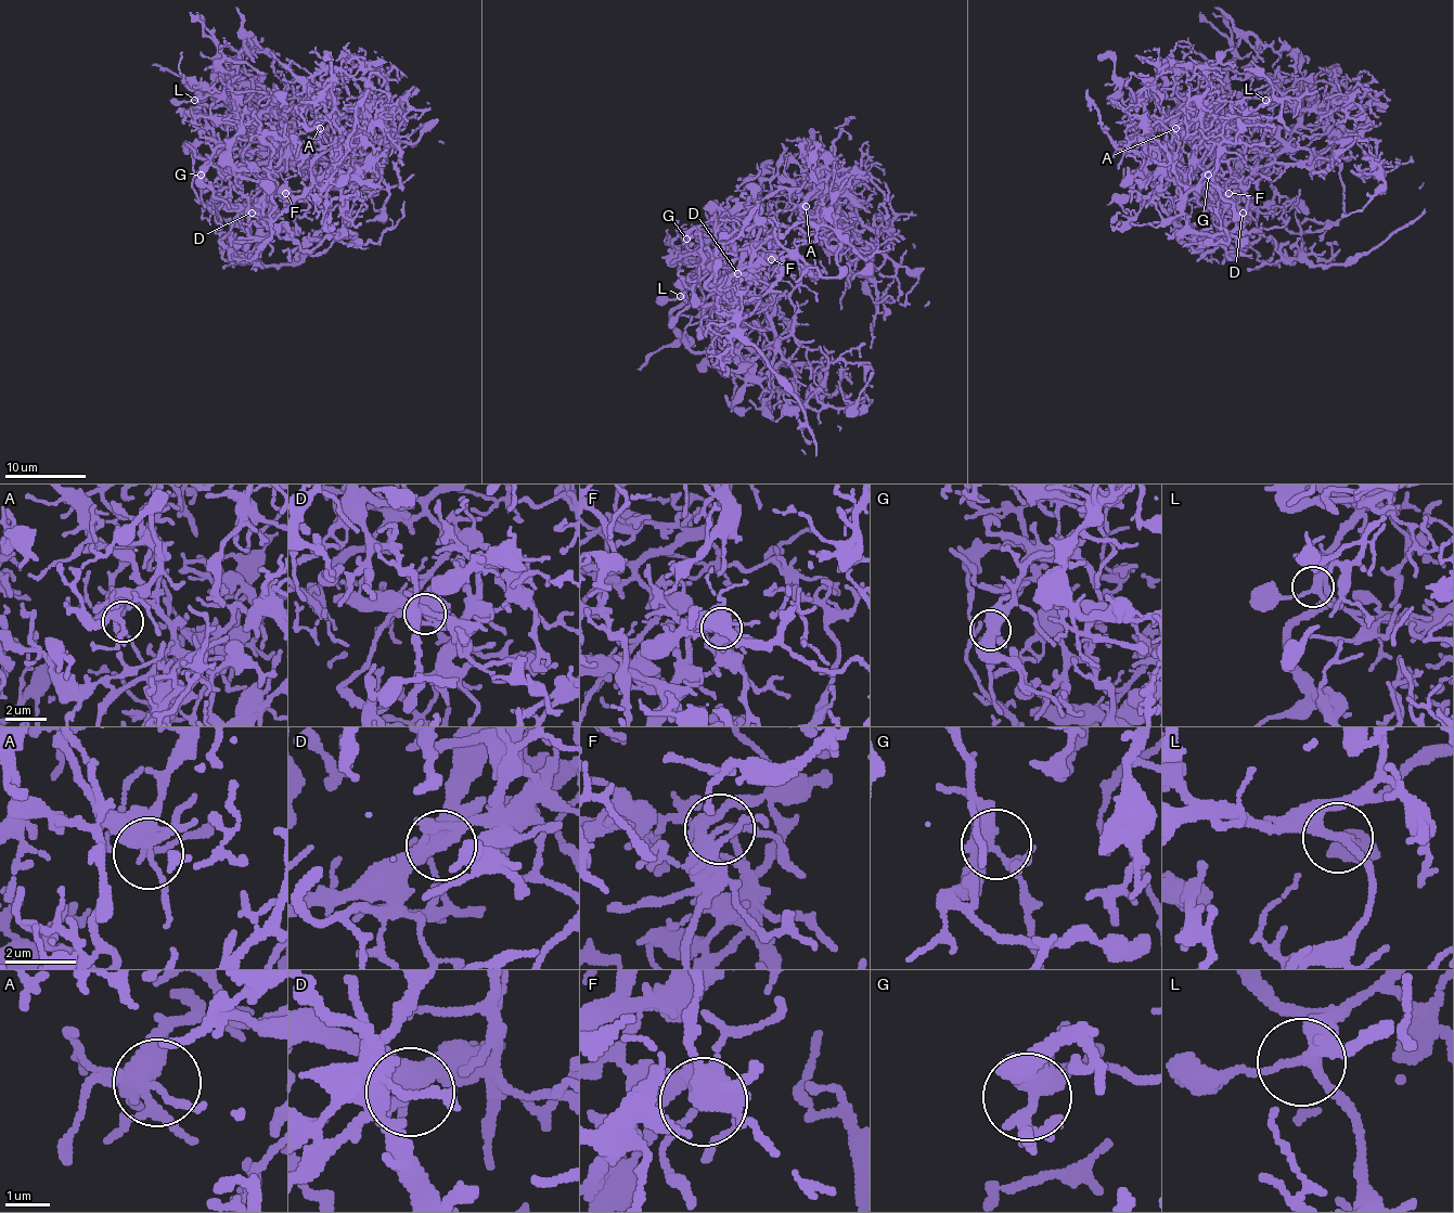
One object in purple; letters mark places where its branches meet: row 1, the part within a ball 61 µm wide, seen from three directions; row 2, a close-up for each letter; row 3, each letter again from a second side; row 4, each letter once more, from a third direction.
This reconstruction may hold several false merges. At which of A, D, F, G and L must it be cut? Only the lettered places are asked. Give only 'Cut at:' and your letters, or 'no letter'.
Cut at: D

